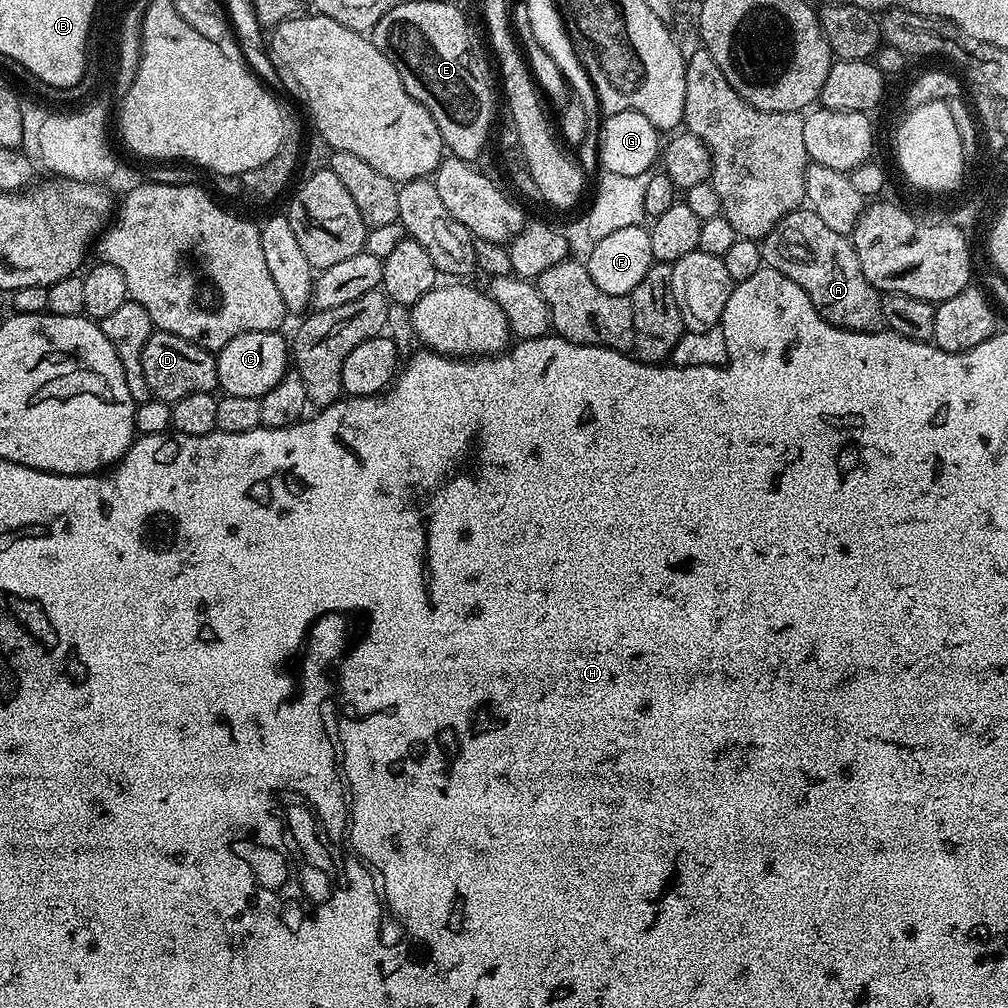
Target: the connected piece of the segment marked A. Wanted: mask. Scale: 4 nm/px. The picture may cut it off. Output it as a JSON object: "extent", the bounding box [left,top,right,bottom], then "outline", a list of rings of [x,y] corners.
{"extent":[759,206,884,332],"outline":[[[801,206],[786,214],[786,218],[782,218],[782,222],[759,241],[759,245],[761,261],[786,274],[790,282],[798,282],[826,322],[851,332],[881,331],[884,324],[881,293],[862,274],[851,239],[838,234],[838,230],[830,230],[830,226],[826,226],[811,208]]]}

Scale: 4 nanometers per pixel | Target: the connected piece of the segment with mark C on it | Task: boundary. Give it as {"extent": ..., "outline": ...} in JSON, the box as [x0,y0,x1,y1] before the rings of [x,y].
{"extent":[215,332,290,398],"outline":[[[247,332],[230,338],[226,346],[215,353],[218,388],[225,396],[259,398],[274,390],[290,370],[290,344],[275,332]]]}

